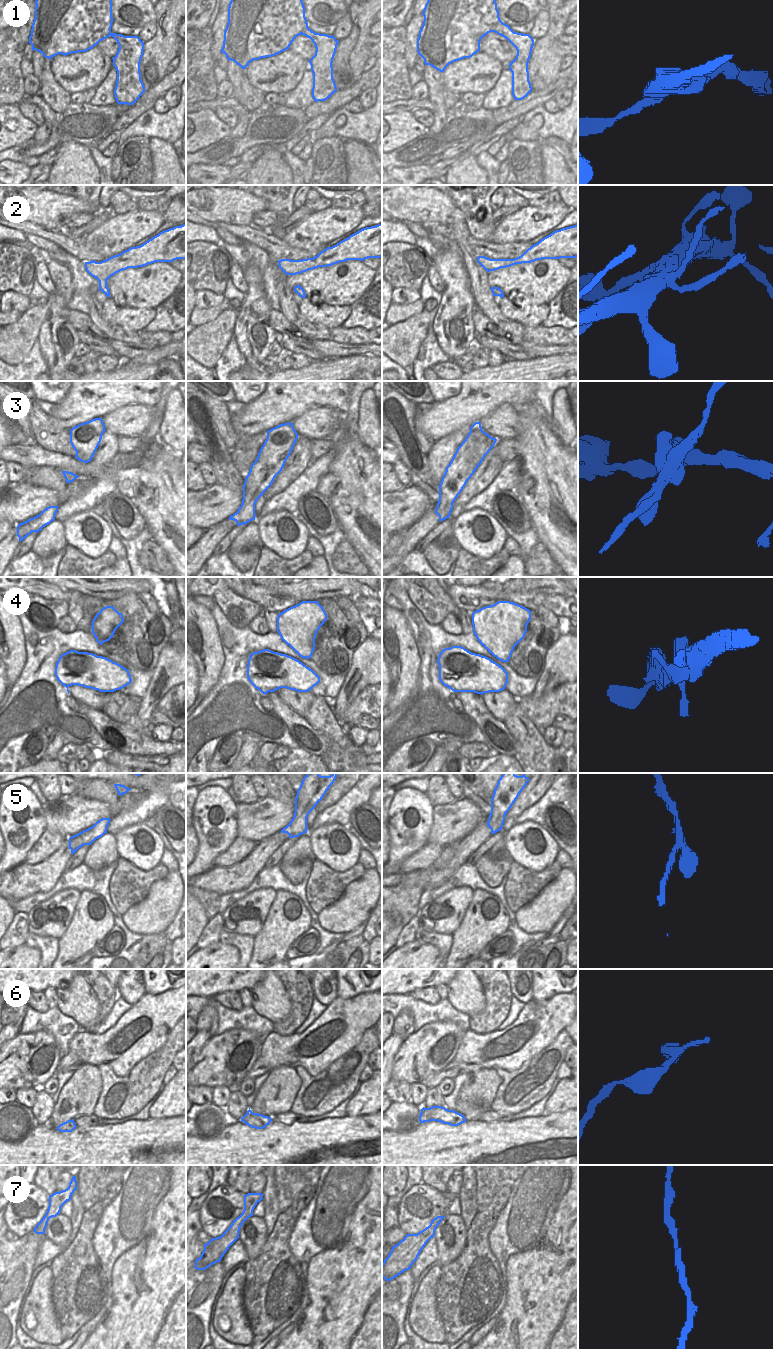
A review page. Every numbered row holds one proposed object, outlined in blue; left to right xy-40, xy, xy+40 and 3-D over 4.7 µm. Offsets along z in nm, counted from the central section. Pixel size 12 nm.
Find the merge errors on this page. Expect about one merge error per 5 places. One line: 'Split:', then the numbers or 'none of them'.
Split: 1, 3

